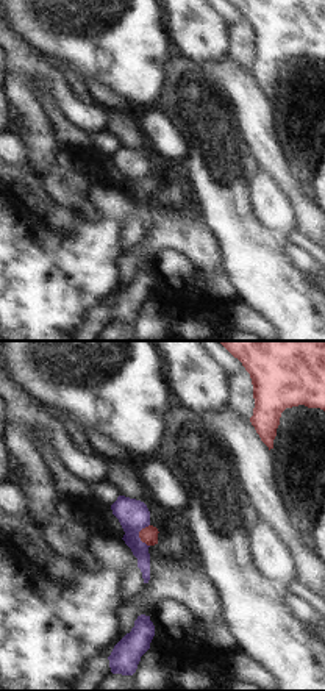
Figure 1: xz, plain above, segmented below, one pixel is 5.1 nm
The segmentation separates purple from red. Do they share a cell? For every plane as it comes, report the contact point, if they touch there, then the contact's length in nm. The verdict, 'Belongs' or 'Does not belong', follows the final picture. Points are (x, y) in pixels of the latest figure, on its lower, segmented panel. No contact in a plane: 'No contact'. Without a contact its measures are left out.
Touches purple at (138, 535). Shared border 120 nm

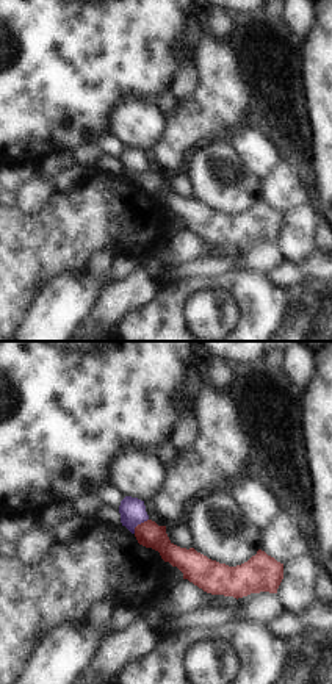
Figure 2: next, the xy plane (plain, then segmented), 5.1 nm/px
Touches purple at (138, 523). Shared border 110 nm

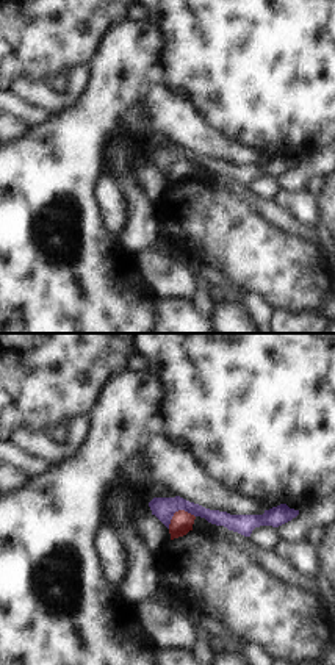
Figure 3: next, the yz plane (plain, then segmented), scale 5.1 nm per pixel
Touches purple at (177, 510). Shared border 160 nm

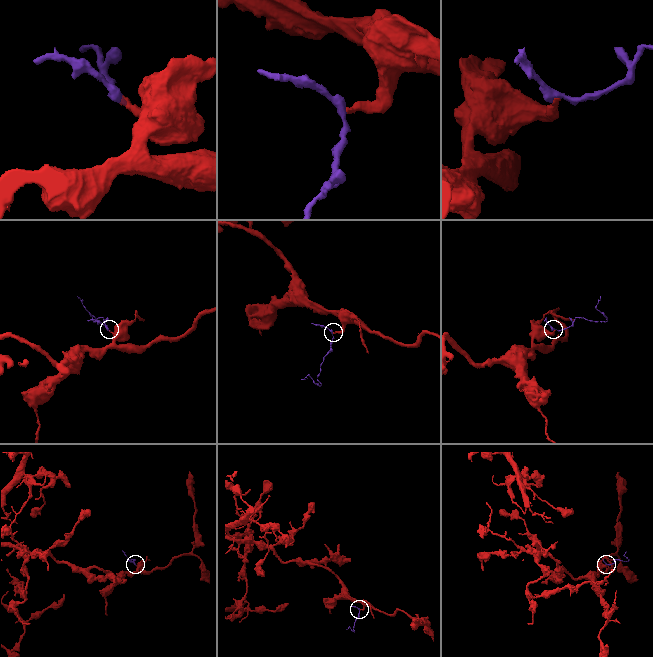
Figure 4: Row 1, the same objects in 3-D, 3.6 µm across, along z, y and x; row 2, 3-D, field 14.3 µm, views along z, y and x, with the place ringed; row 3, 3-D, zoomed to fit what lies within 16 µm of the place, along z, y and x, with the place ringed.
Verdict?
Does not belong

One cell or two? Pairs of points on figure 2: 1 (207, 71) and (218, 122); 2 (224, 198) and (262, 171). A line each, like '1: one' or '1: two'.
1: one
2: two

